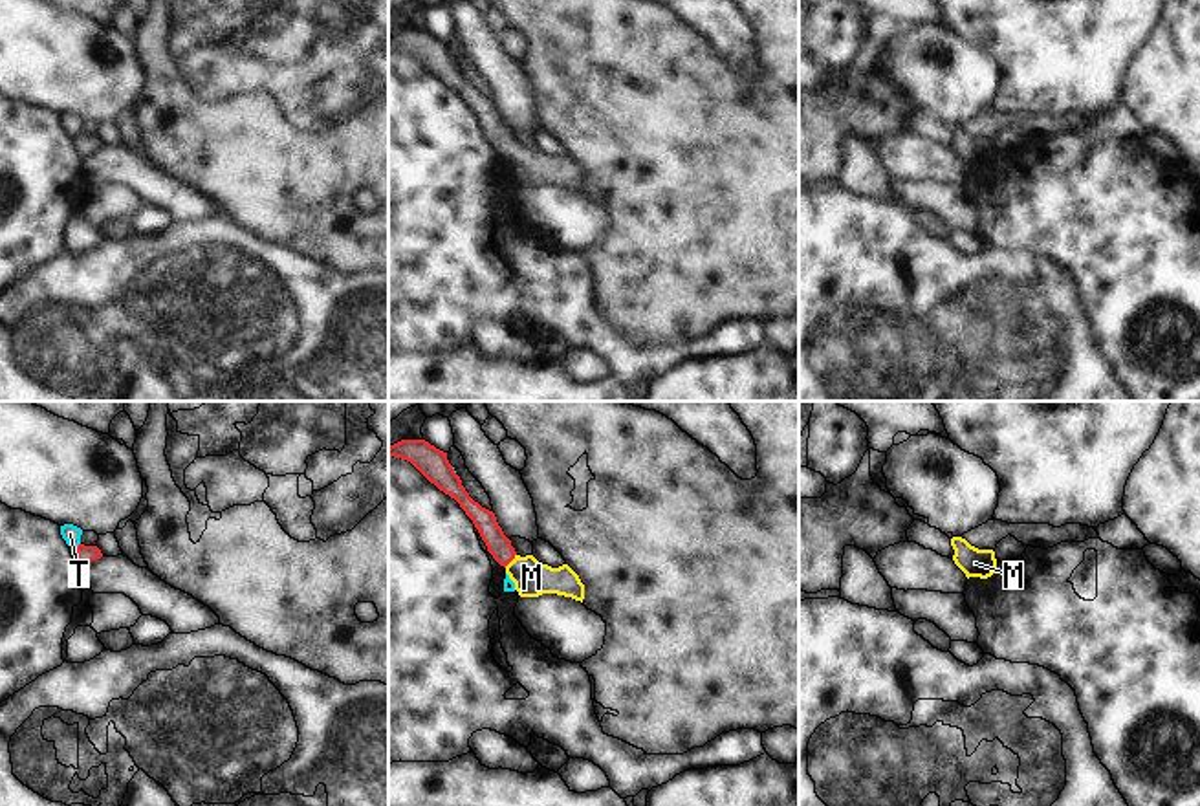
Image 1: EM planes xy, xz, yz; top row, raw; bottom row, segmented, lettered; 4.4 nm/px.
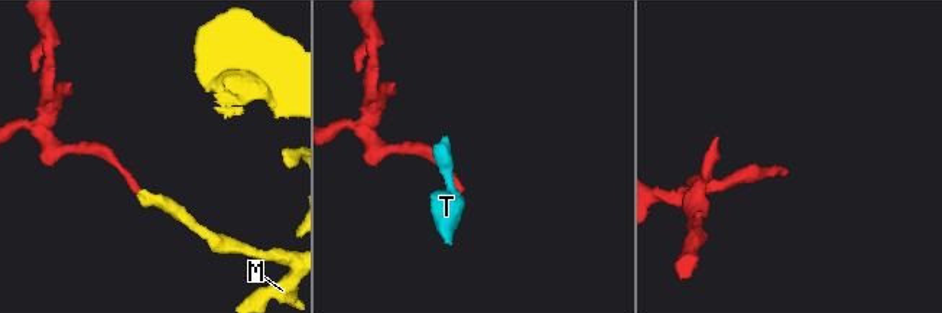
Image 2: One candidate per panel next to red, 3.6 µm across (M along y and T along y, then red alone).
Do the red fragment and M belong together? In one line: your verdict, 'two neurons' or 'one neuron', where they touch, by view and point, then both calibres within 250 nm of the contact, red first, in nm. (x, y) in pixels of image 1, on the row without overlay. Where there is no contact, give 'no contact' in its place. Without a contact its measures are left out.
one neuron | xz (510, 151) | 100/160 nm

